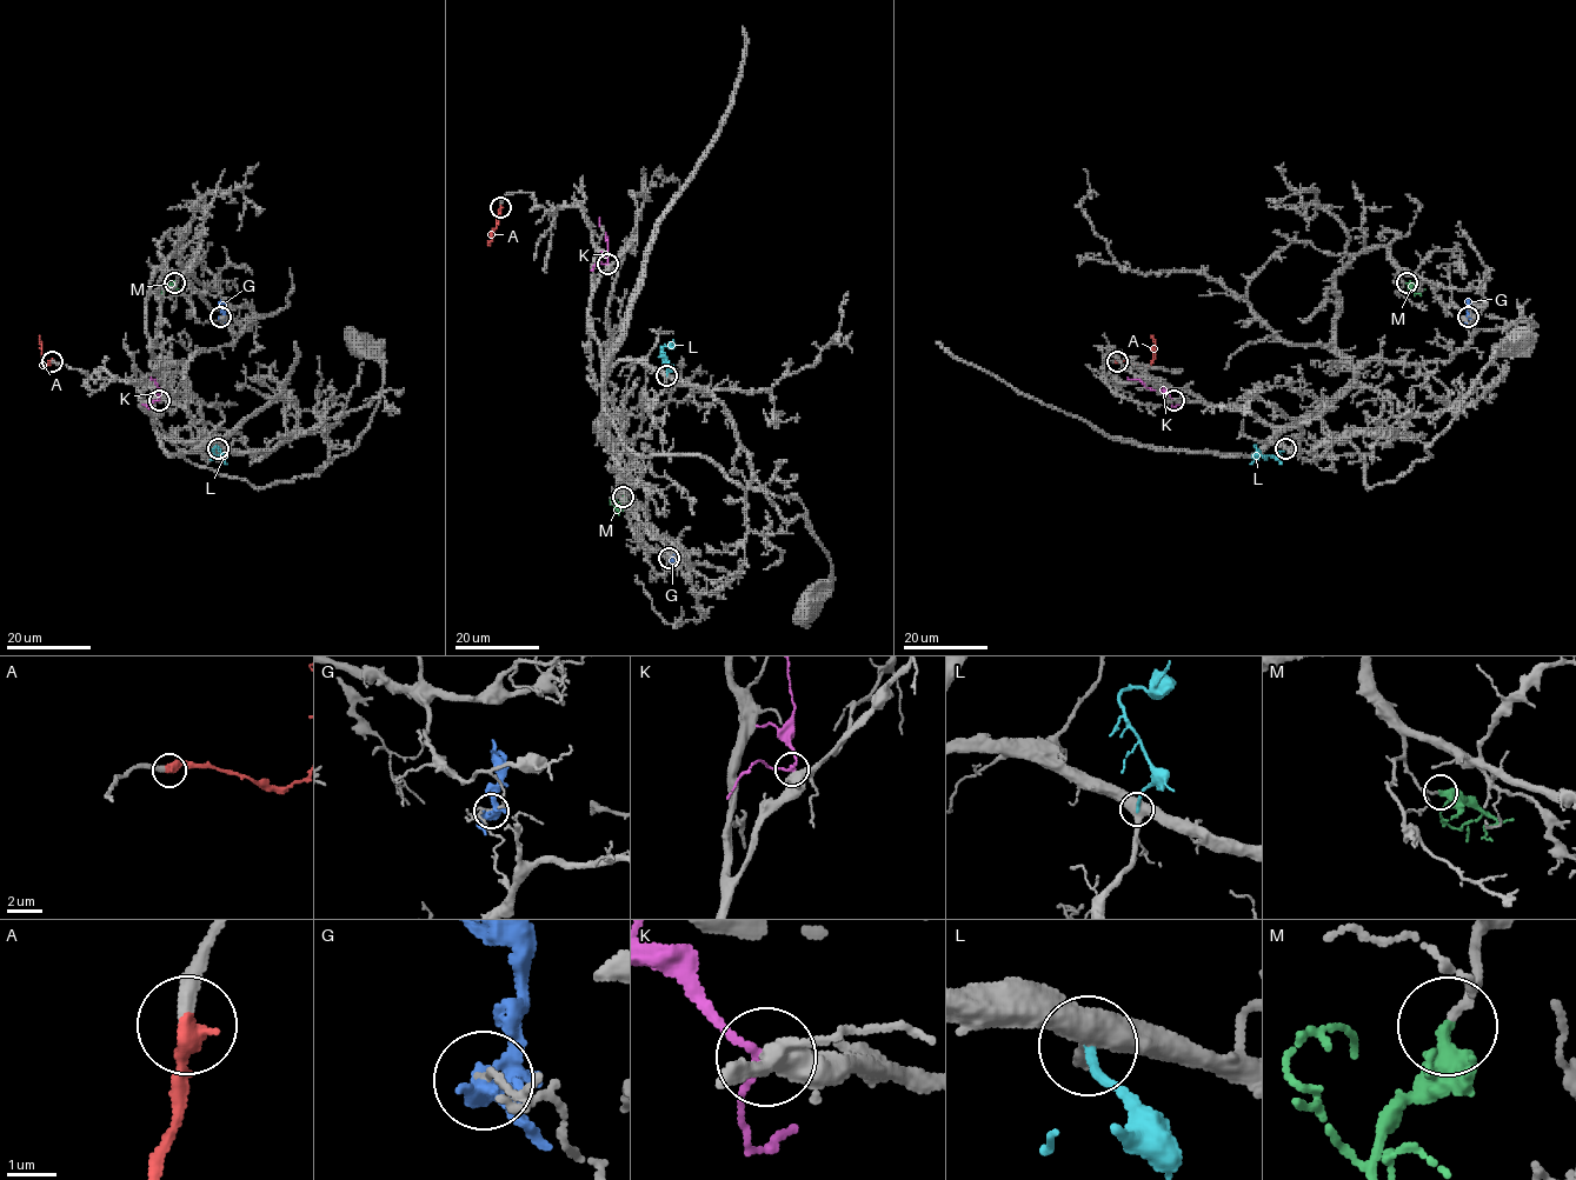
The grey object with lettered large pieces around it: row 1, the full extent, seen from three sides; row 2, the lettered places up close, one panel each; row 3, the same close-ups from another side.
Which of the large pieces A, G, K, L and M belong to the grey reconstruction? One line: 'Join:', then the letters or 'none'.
Join: A, M

